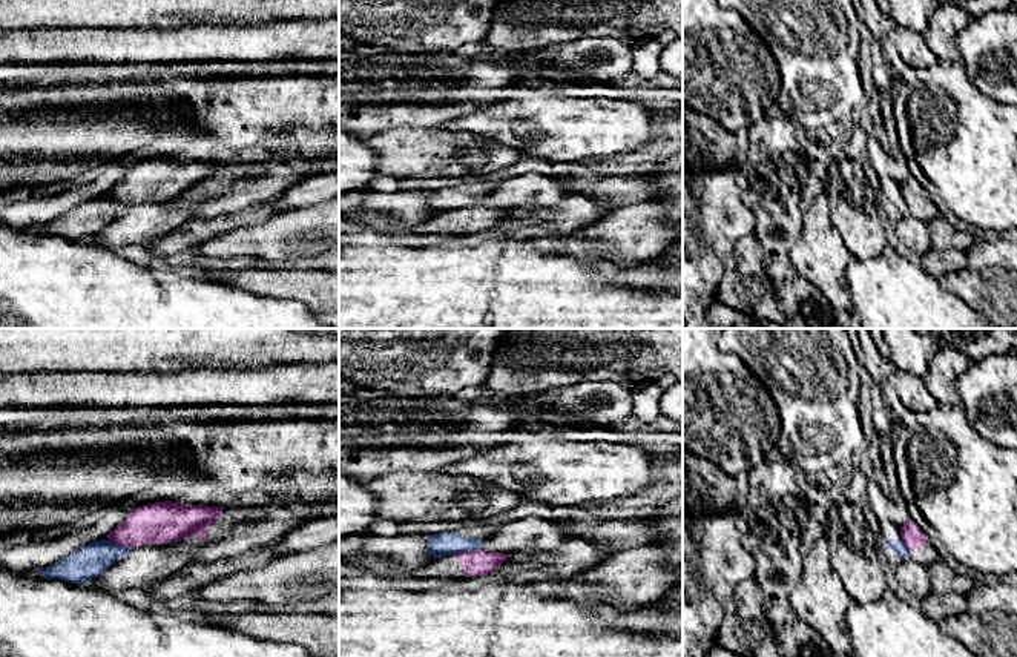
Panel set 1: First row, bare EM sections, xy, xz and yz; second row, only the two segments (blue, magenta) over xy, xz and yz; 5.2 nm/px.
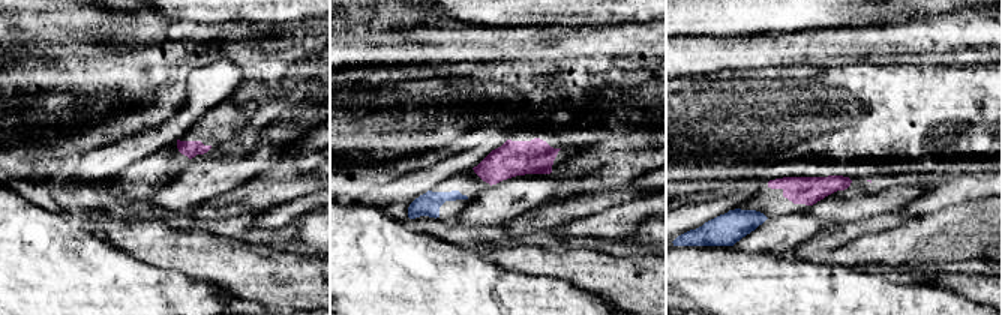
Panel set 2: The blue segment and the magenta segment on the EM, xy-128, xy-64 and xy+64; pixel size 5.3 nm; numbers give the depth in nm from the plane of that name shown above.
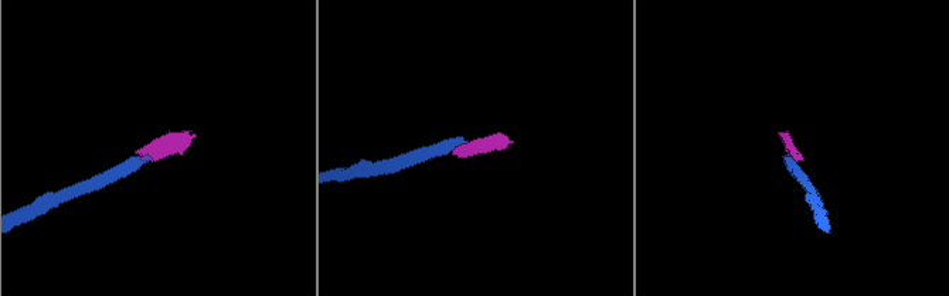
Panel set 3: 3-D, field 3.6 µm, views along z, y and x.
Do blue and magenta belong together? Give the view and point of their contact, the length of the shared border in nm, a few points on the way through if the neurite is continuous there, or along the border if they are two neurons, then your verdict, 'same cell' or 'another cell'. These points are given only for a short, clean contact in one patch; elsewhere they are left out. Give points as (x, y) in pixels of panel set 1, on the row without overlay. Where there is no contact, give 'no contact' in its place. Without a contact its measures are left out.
xy (120, 201) | 140 nm | along xy (109, 195), (132, 204) | another cell

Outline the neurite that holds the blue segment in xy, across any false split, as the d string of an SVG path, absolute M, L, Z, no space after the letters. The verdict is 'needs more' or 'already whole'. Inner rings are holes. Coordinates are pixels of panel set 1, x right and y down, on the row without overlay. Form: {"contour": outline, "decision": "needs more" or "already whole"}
{"contour": "M94 196L58 216L55 221L38 227L38 230L44 235L61 235L77 241L86 241L115 218L126 213L132 206L130 203L121 203L110 196Z", "decision": "already whole"}

